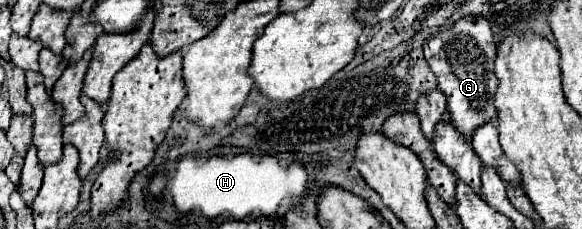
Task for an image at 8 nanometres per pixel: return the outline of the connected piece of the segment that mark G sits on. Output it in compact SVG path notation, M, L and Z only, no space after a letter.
M464 17L456 21L450 29L436 31L424 41L424 57L430 69L436 73L438 89L448 95L448 111L452 115L454 127L464 133L470 141L472 133L486 121L494 121L494 91L498 79L494 75L496 41L488 19L484 17Z

